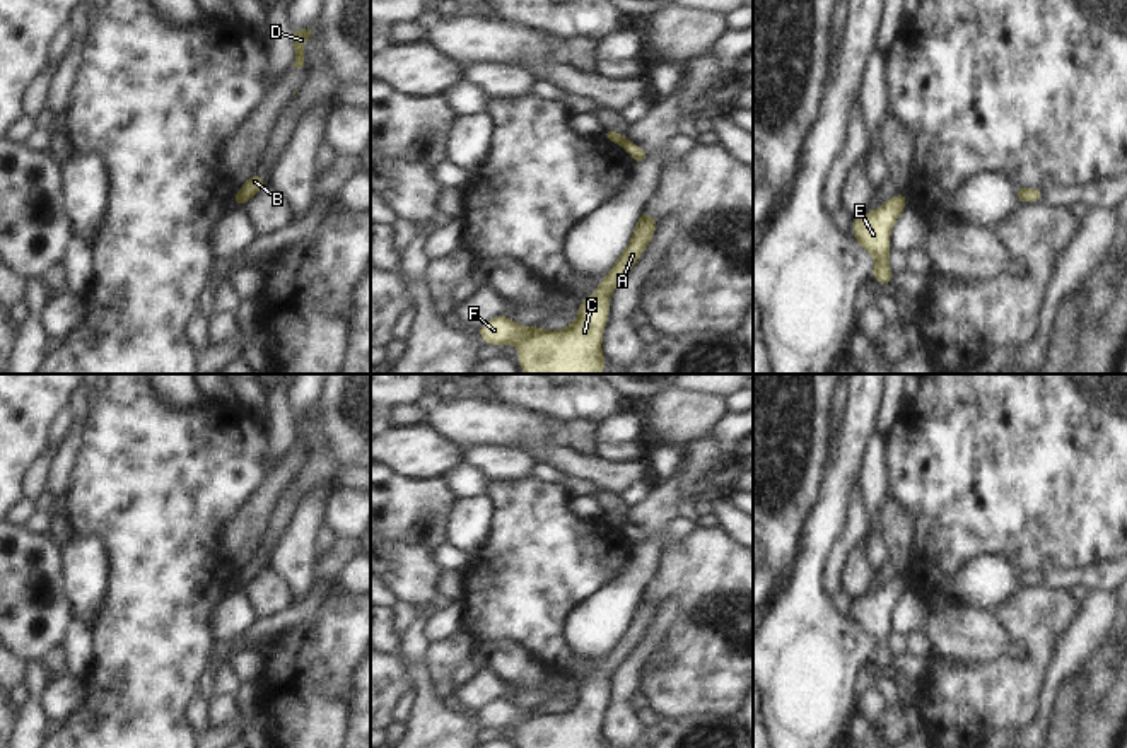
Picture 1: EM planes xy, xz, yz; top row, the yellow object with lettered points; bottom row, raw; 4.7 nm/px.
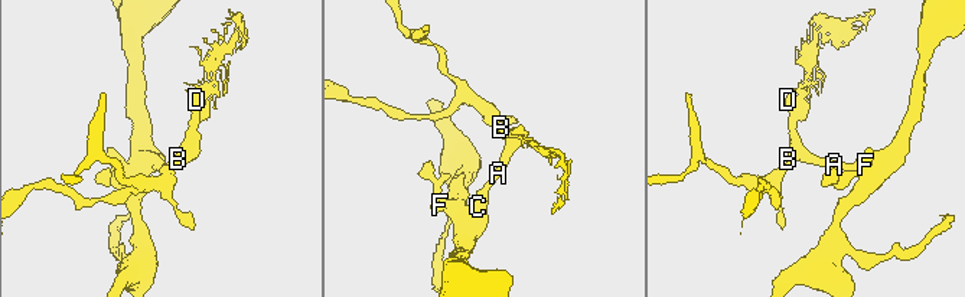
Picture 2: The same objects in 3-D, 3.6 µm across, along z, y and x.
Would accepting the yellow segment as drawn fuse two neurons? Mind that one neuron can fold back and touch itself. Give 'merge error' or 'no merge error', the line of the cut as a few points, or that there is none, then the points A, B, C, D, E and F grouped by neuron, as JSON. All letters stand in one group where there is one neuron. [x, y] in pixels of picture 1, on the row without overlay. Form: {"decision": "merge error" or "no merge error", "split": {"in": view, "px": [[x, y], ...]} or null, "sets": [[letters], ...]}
{"decision": "merge error", "split": {"in": "xz", "px": [[625, 521], [618, 526]]}, "sets": [["A", "B", "C", "D", "F"], ["E"]]}

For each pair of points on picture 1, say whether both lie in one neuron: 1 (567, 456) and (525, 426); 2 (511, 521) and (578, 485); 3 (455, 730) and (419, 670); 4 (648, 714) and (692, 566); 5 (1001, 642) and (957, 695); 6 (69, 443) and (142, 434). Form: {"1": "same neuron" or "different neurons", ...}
{"1": "different neurons", "2": "different neurons", "3": "same neuron", "4": "different neurons", "5": "different neurons", "6": "different neurons"}

